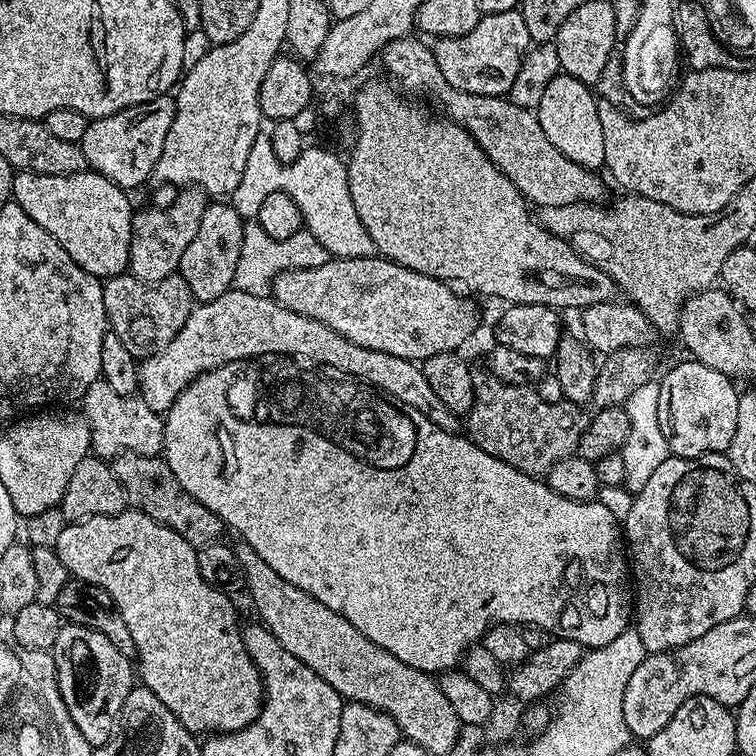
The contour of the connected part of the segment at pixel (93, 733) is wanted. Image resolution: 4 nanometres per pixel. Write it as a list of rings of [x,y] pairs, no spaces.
[[[70,623],[60,627],[58,642],[54,642],[50,653],[56,663],[57,688],[70,718],[74,718],[74,726],[78,726],[82,738],[86,738],[93,749],[100,748],[116,731],[122,702],[126,702],[126,694],[134,687],[133,661],[123,656],[110,638]]]

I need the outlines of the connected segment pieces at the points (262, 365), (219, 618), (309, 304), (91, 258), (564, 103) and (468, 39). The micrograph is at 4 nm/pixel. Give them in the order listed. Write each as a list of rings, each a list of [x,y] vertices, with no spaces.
[[[260,358],[253,363],[253,366],[256,370],[255,376],[252,376],[253,383],[256,384],[256,398],[254,398],[252,414],[248,418],[242,418],[232,408],[228,408],[226,394],[224,394],[230,378],[246,378],[246,364],[243,360],[235,360],[224,364],[221,368],[203,372],[201,376],[194,378],[194,382],[190,382],[190,386],[186,386],[186,390],[182,390],[182,394],[178,394],[174,406],[170,406],[170,410],[164,416],[162,459],[168,463],[170,470],[174,470],[174,478],[178,478],[180,485],[194,498],[198,498],[198,502],[202,502],[202,506],[206,506],[211,512],[218,514],[218,518],[224,521],[231,531],[233,528],[240,535],[239,539],[243,543],[254,546],[256,553],[274,570],[278,570],[278,574],[283,580],[298,586],[298,590],[306,590],[306,594],[310,594],[314,598],[318,598],[318,602],[330,606],[330,610],[334,610],[334,614],[342,614],[342,618],[346,618],[346,622],[350,622],[350,626],[358,626],[358,630],[362,630],[362,634],[366,634],[366,638],[370,638],[370,642],[382,646],[382,650],[390,650],[390,654],[394,654],[394,658],[398,658],[398,662],[406,662],[406,666],[414,666],[414,670],[422,670],[429,674],[443,674],[455,669],[463,661],[464,653],[469,648],[479,645],[483,641],[484,635],[488,633],[488,629],[494,624],[543,628],[545,633],[551,634],[553,637],[561,640],[573,640],[583,644],[588,650],[606,646],[610,642],[614,642],[614,638],[618,638],[618,634],[629,631],[630,617],[634,612],[634,592],[630,587],[630,561],[626,555],[625,541],[622,539],[621,521],[618,516],[616,520],[615,514],[606,505],[600,504],[601,502],[596,500],[562,498],[562,494],[550,490],[543,479],[522,474],[518,470],[514,470],[514,466],[486,454],[486,450],[482,450],[474,441],[469,440],[467,435],[447,432],[434,426],[434,422],[430,422],[430,418],[426,418],[418,410],[414,410],[414,406],[406,406],[401,400],[393,400],[392,397],[384,395],[380,389],[372,387],[365,381],[357,380],[356,377],[346,374],[342,370],[332,368],[329,364],[319,364],[316,360],[303,358],[280,358],[277,360]]]
[[[125,510],[117,516],[95,516],[89,520],[68,522],[63,526],[65,528],[57,534],[56,541],[54,541],[58,558],[62,558],[62,566],[66,566],[69,577],[75,578],[93,589],[101,588],[105,592],[101,593],[111,601],[116,611],[119,612],[122,622],[126,622],[126,626],[130,630],[130,638],[134,638],[134,646],[136,647],[134,660],[138,665],[139,683],[143,687],[149,688],[154,694],[158,694],[162,706],[166,706],[166,710],[170,710],[170,714],[174,714],[174,718],[178,718],[178,722],[182,722],[182,726],[186,726],[186,730],[190,733],[237,732],[250,726],[250,722],[254,722],[258,718],[264,705],[264,677],[261,676],[252,656],[246,650],[242,623],[240,624],[239,618],[236,617],[236,608],[232,605],[231,598],[224,593],[227,591],[223,587],[206,582],[206,578],[202,578],[202,570],[198,570],[197,549],[194,545],[186,542],[186,538],[182,538],[182,534],[174,534],[174,530],[154,522],[154,518],[135,510]]]
[[[377,254],[367,256],[366,258],[330,258],[325,264],[317,268],[299,268],[293,272],[283,272],[282,274],[278,274],[278,278],[272,283],[271,295],[282,306],[286,306],[298,314],[309,316],[326,326],[330,326],[330,330],[334,330],[338,334],[350,338],[350,342],[354,342],[358,346],[366,346],[370,350],[382,350],[382,354],[394,354],[394,358],[406,358],[413,362],[423,362],[428,358],[433,358],[436,354],[455,352],[463,349],[463,344],[476,332],[476,323],[480,320],[479,314],[476,313],[476,304],[472,300],[467,300],[467,298],[472,298],[469,298],[467,295],[464,295],[465,297],[459,296],[455,290],[457,291],[451,283],[435,280],[426,274],[418,274],[406,266],[395,264],[392,260],[386,260],[383,256]]]
[[[91,170],[65,176],[16,172],[12,177],[14,203],[22,206],[82,270],[101,278],[119,276],[128,268],[134,211],[128,196],[110,178]]]
[[[573,76],[554,77],[550,86],[546,86],[546,94],[542,94],[542,102],[535,113],[542,130],[546,130],[546,138],[550,138],[553,146],[562,150],[570,162],[593,170],[604,168],[606,142],[602,138],[602,122],[598,122],[598,100],[589,85],[578,82]]]
[[[506,10],[502,14],[481,15],[478,26],[474,26],[470,34],[439,37],[434,51],[438,70],[442,70],[442,78],[446,78],[450,86],[470,94],[507,97],[531,44],[522,14],[518,10]]]

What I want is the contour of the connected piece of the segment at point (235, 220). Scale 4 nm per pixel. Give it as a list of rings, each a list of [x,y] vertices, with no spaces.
[[[209,203],[208,209],[202,214],[202,223],[198,225],[198,234],[194,234],[190,246],[186,246],[186,254],[182,254],[178,269],[178,275],[186,278],[186,286],[190,286],[193,301],[202,304],[214,302],[214,298],[222,298],[222,294],[235,285],[245,223],[245,217],[240,216],[231,203]]]

